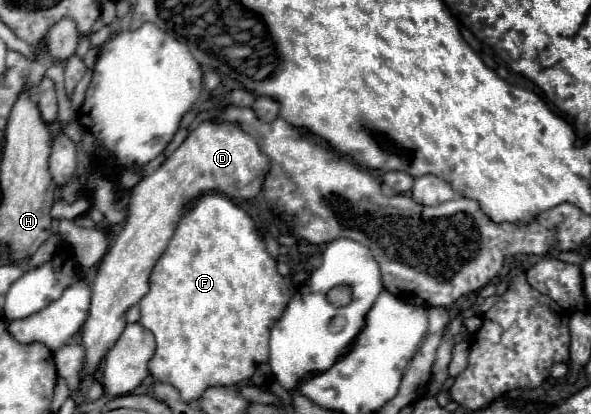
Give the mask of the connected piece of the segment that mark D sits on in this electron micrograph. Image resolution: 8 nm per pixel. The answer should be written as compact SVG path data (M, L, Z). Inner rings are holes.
M203 122L189 132L185 142L153 174L133 186L125 226L101 260L99 272L91 286L91 308L81 330L81 346L85 348L81 380L97 370L109 348L123 334L127 326L127 308L137 304L149 292L149 274L157 258L167 248L167 242L185 212L185 204L209 190L223 192L231 198L249 200L261 190L267 172L269 158L237 124Z

